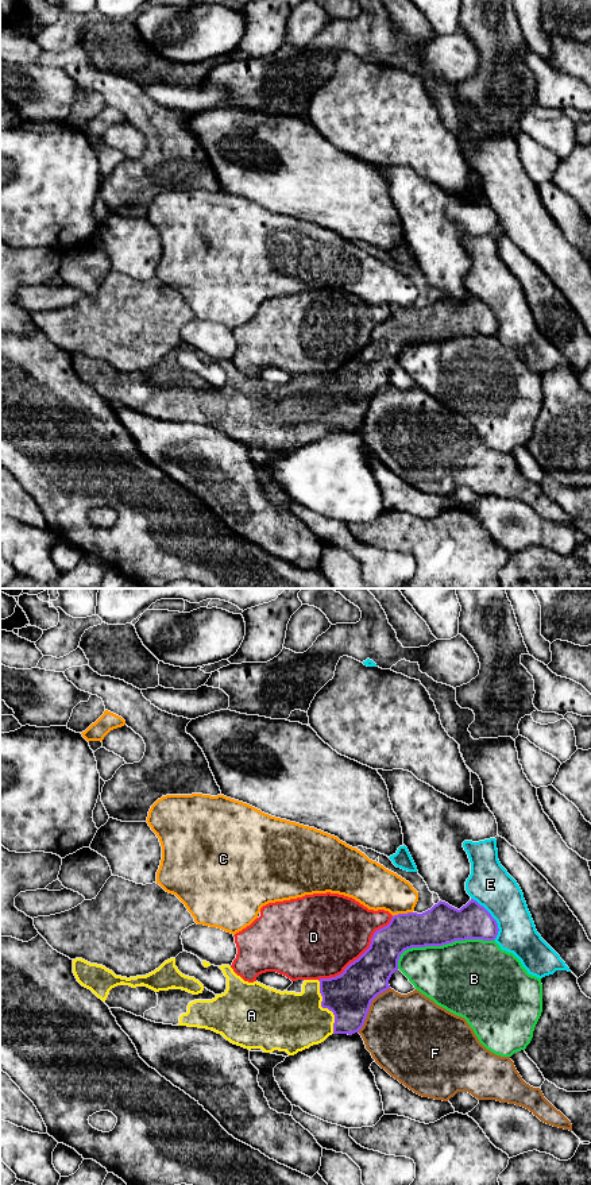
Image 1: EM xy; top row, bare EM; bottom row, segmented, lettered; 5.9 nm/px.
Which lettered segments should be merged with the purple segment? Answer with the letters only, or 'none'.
A

